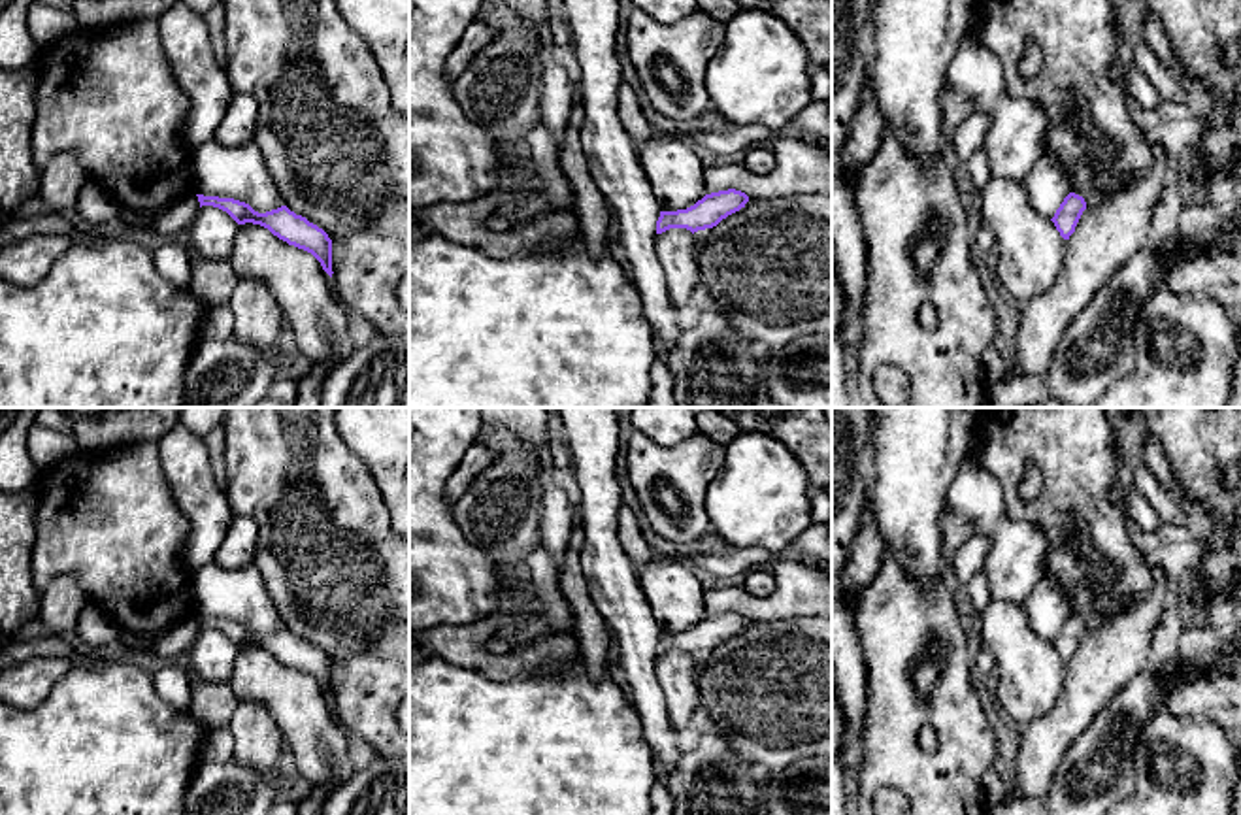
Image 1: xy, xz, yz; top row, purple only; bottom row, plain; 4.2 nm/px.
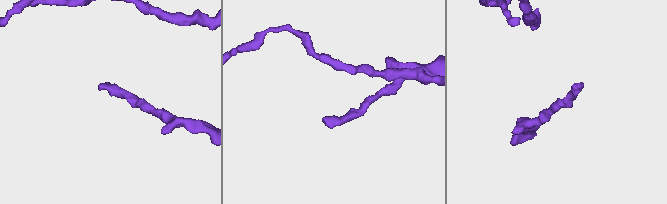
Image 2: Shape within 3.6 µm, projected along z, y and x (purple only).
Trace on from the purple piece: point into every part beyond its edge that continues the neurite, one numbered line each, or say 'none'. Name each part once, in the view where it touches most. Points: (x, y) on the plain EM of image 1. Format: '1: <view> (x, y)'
none

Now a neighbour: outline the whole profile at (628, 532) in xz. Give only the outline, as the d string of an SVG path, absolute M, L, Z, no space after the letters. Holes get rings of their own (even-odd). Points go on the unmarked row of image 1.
M624 504L617 513L617 538L626 557L637 566L649 562L654 557L643 538L636 513Z

